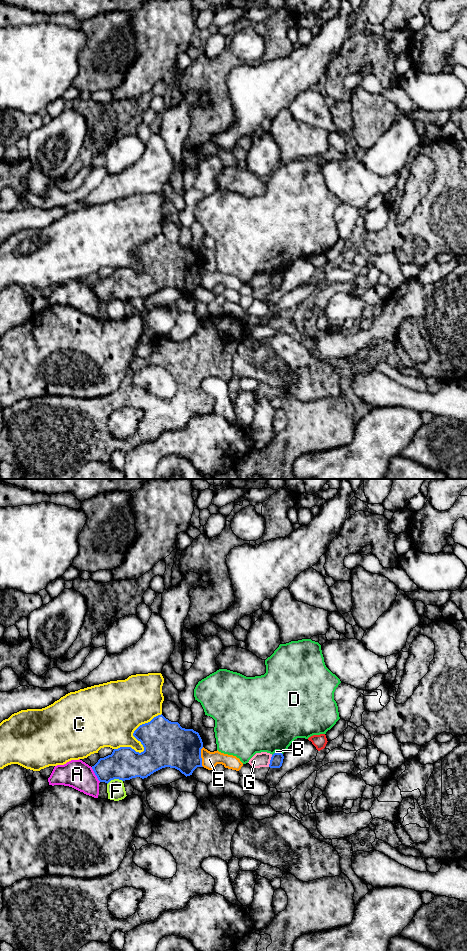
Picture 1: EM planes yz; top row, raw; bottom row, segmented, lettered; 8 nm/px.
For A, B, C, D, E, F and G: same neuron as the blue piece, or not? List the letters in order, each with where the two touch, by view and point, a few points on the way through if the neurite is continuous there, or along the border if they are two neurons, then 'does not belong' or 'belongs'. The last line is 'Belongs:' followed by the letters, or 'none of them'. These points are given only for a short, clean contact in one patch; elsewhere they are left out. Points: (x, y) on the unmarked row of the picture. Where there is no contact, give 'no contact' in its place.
A: meets blue in yz at (95, 294); does not belong
B: meets blue in yz at (277, 273); border along yz (275, 272), (279, 273); does not belong
C: meets blue in yz at (140, 261); does not belong
D: meets blue in yz at (273, 274); does not belong
E: meets blue in yz at (200, 277); does not belong
F: meets blue in yz at (114, 298); does not belong
G: meets blue in yz at (270, 281); border along yz (272, 275), (268, 286); does not belong
Belongs: none of them

